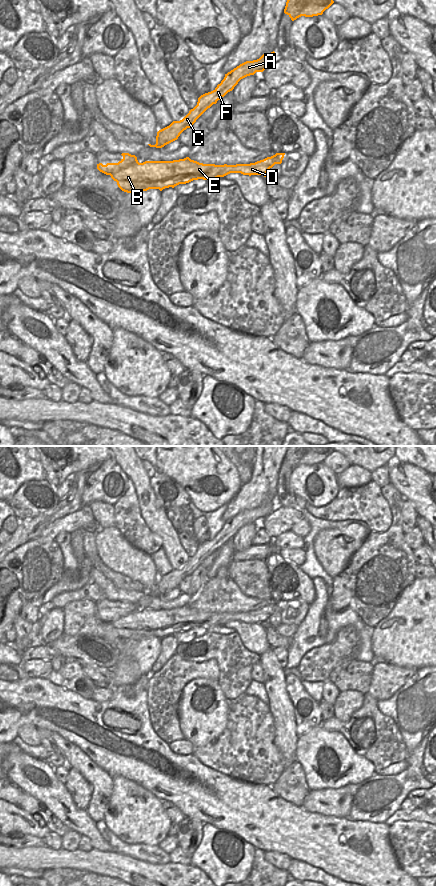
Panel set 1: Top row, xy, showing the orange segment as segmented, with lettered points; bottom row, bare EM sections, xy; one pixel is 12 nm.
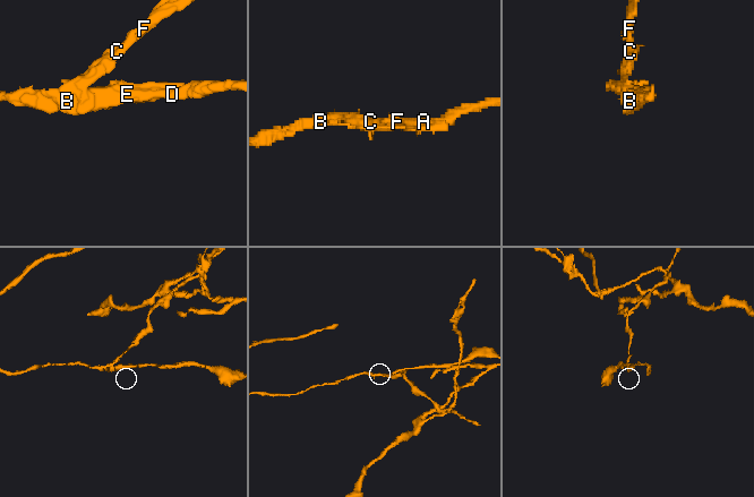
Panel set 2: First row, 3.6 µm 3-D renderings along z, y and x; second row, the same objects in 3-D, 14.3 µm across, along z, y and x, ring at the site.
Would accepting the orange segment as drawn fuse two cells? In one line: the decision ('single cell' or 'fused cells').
fused cells

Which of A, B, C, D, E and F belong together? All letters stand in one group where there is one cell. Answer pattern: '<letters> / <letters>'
A C F / B D E

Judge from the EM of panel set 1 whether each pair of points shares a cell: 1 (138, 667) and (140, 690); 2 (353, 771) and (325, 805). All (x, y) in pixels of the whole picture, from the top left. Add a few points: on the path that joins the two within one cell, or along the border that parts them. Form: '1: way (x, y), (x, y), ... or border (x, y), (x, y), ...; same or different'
1: border (148, 675), (137, 681), (132, 696), (117, 687); different
2: border (347, 785), (341, 788), (321, 788), (316, 791); different

